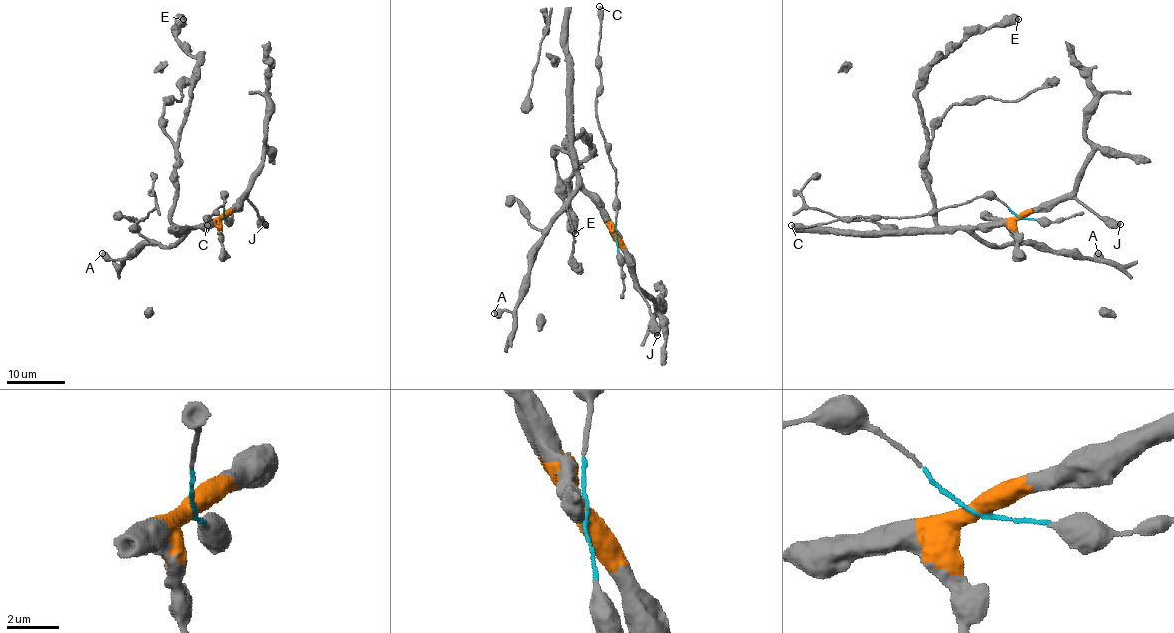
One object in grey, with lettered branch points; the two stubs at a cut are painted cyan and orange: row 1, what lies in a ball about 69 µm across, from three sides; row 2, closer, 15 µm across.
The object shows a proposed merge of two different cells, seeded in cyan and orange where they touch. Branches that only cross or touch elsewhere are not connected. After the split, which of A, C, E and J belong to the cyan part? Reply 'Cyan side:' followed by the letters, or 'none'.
Cyan side: C

